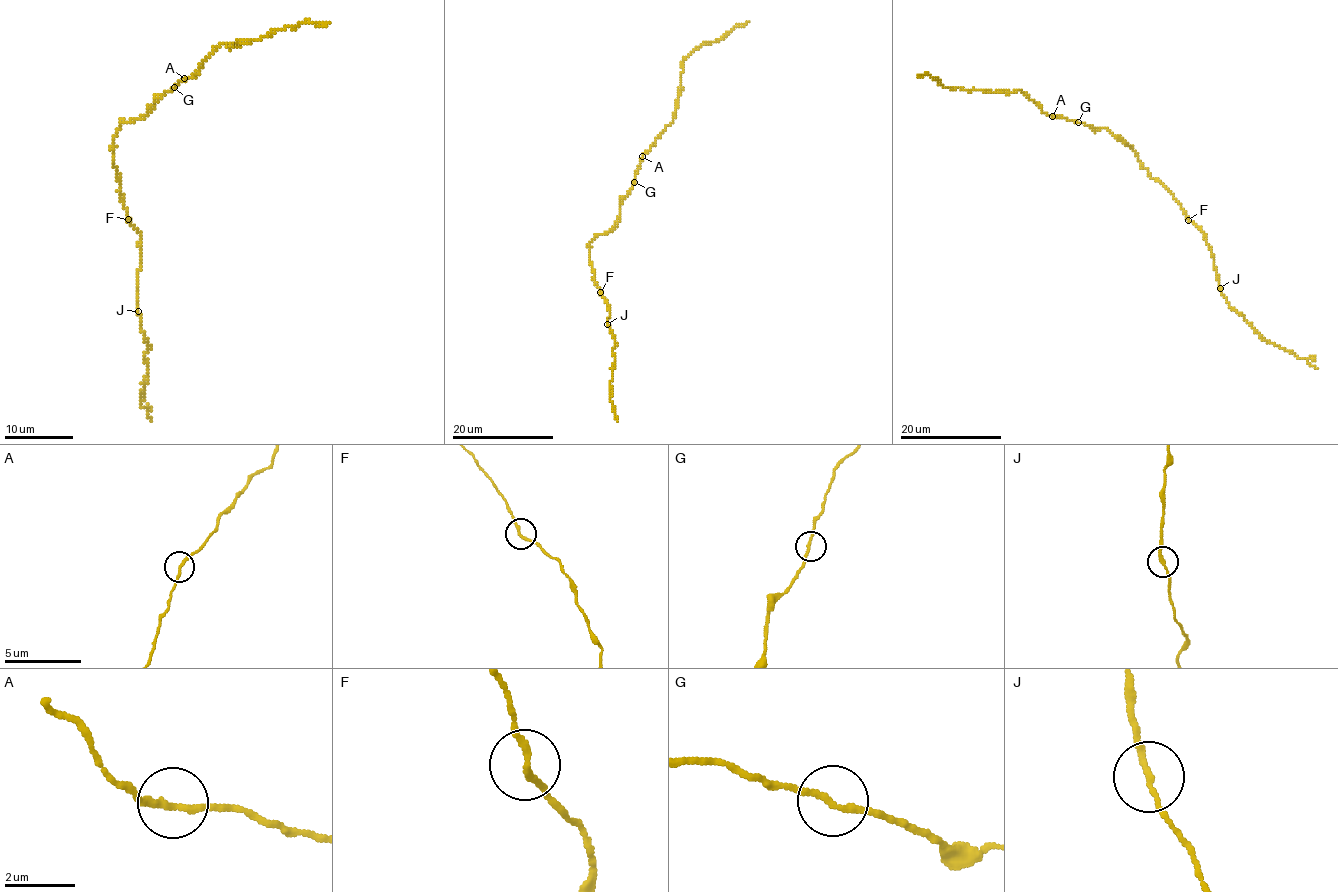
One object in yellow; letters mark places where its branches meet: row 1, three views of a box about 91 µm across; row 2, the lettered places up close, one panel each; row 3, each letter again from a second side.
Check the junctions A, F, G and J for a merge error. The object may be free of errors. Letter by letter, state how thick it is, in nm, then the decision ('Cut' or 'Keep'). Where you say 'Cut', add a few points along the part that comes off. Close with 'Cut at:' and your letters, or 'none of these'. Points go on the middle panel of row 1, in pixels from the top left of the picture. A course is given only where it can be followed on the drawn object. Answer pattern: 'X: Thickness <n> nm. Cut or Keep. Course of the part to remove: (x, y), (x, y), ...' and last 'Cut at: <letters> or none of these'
A: Thickness 180 nm. Keep
F: Thickness 170 nm. Keep
G: Thickness 170 nm. Keep
J: Thickness 170 nm. Keep
Cut at: none of these

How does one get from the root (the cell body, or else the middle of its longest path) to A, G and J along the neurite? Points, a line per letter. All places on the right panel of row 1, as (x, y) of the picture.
A: (1133, 150), (1105, 128), (1093, 128), (1052, 116)
G: (1133, 150), (1108, 130), (1078, 122)
J: (1133, 150), (1148, 174), (1173, 194), (1186, 218), (1204, 235), (1214, 258), (1219, 288)

